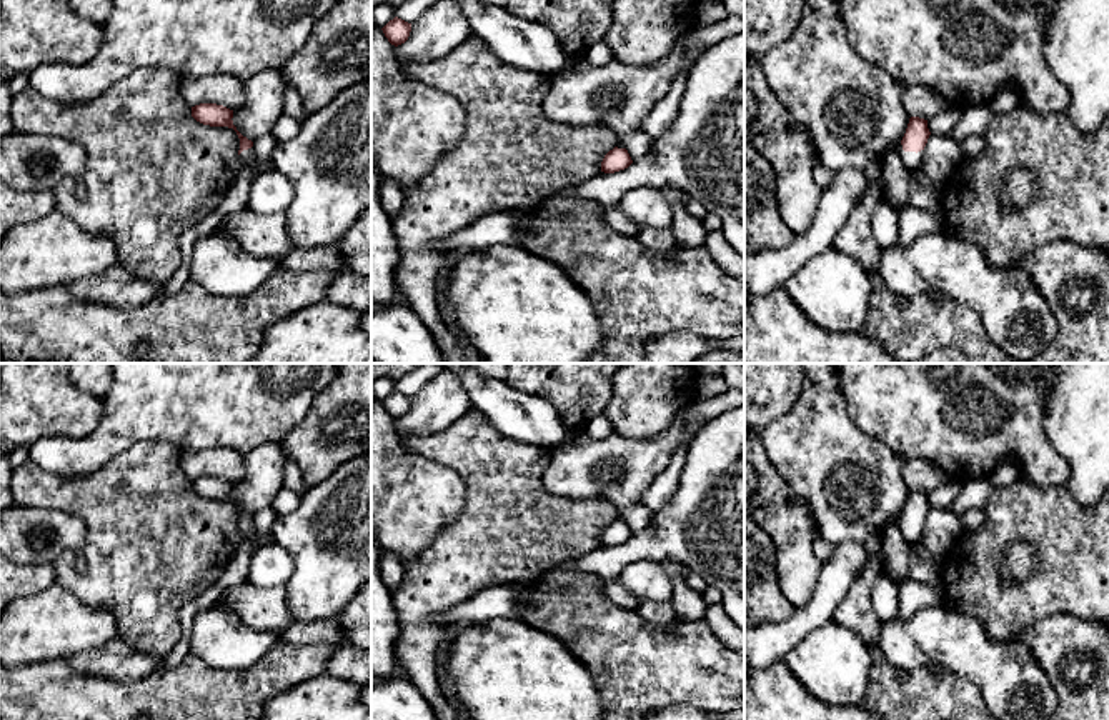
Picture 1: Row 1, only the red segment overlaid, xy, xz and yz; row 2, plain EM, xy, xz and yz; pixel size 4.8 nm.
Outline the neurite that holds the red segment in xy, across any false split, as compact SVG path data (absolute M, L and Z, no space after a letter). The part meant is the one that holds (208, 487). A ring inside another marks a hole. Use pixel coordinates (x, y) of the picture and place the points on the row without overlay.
M200 477L191 480L191 490L203 498L233 502L240 512L240 537L250 538L256 548L271 542L271 535L258 533L255 530L251 523L253 515L243 510L233 498L233 483L216 477Z

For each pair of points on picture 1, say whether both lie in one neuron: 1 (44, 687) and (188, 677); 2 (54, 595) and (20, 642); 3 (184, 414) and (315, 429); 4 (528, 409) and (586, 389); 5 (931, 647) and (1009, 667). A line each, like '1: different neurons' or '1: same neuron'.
1: same neuron
2: same neuron
3: different neurons
4: different neurons
5: same neuron

